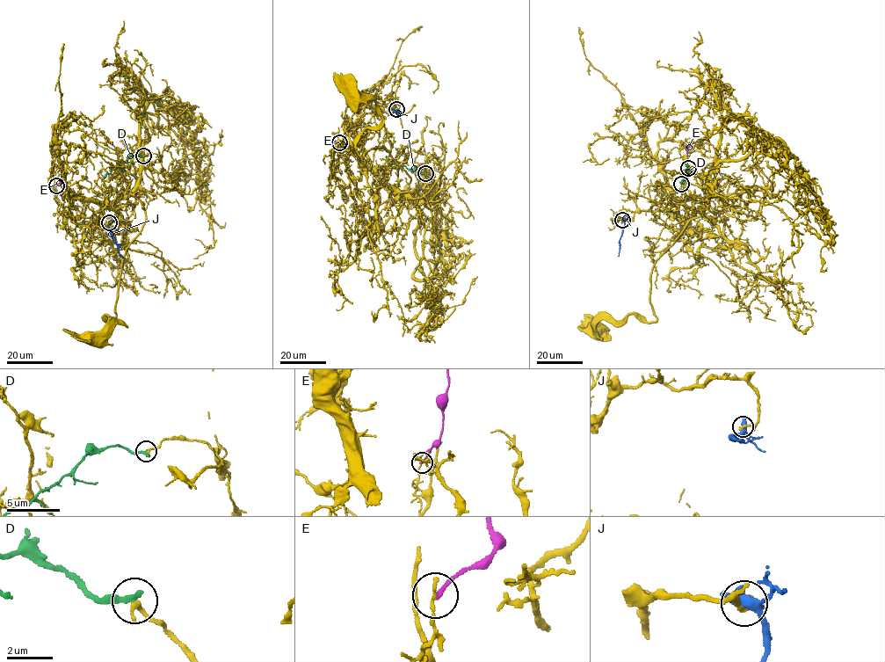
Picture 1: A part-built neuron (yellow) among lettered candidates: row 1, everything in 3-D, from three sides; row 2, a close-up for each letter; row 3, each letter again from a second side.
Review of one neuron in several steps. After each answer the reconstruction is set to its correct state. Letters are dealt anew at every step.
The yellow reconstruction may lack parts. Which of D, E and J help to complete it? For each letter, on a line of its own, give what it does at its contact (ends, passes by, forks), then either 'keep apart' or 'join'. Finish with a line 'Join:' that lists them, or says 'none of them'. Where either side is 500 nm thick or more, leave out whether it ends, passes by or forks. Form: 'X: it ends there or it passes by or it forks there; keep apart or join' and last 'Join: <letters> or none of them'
D: it ends there; keep apart
E: it ends there; keep apart
J: it passes by; keep apart
Join: none of them

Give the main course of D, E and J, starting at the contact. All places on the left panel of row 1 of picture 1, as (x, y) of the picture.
D: (143, 156), (132, 155), (104, 178)
E: (56, 185), (62, 180), (59, 145)
J: (110, 221), (110, 234), (122, 258)

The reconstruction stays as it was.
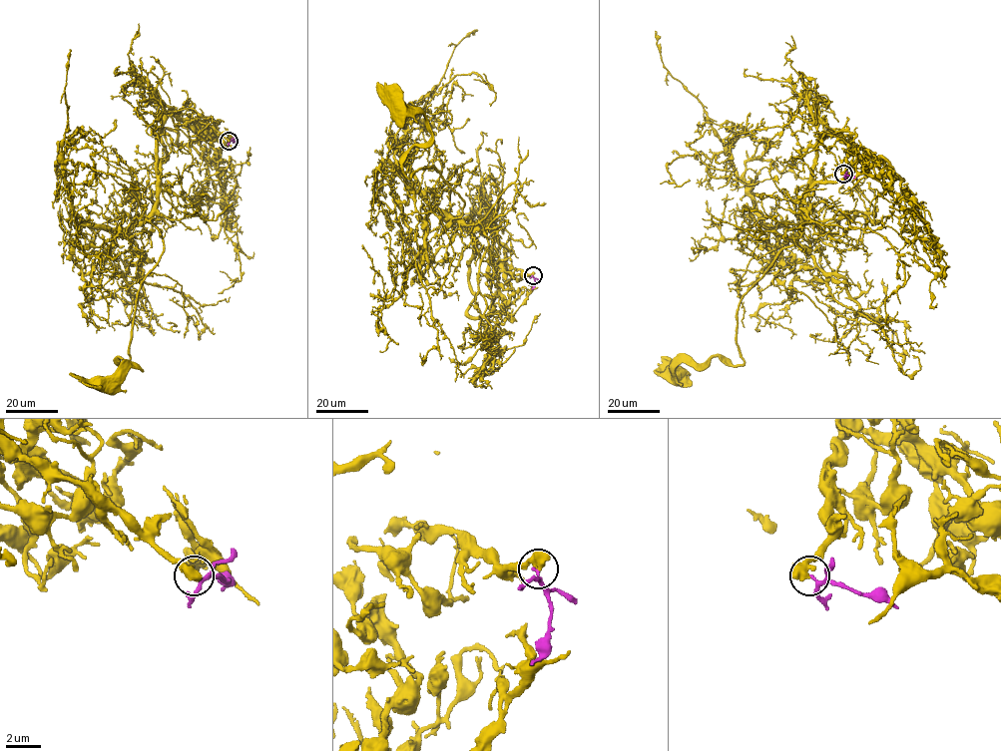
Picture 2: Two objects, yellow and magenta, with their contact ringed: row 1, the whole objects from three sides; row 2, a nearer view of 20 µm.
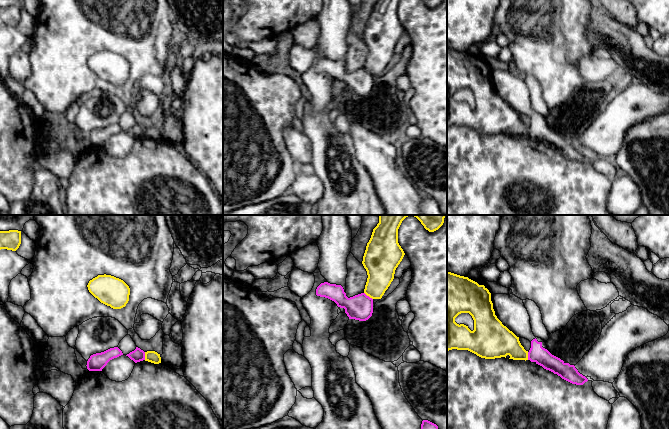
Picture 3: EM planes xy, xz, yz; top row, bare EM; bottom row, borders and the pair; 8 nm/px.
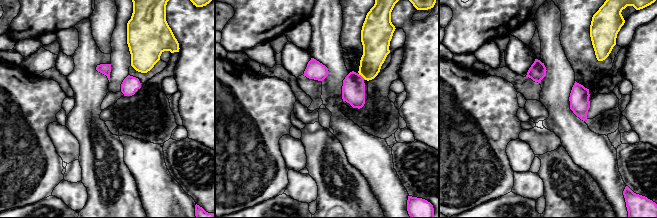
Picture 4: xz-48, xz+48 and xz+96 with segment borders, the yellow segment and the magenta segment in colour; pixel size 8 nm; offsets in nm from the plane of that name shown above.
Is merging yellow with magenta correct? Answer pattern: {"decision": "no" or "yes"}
{"decision": "no"}

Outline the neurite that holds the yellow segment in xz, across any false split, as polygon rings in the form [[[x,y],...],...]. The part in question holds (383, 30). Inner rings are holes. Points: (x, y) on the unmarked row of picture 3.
[[[377,0],[367,19],[362,37],[368,51],[364,69],[372,75],[382,74],[405,31],[398,19],[400,1]]]

